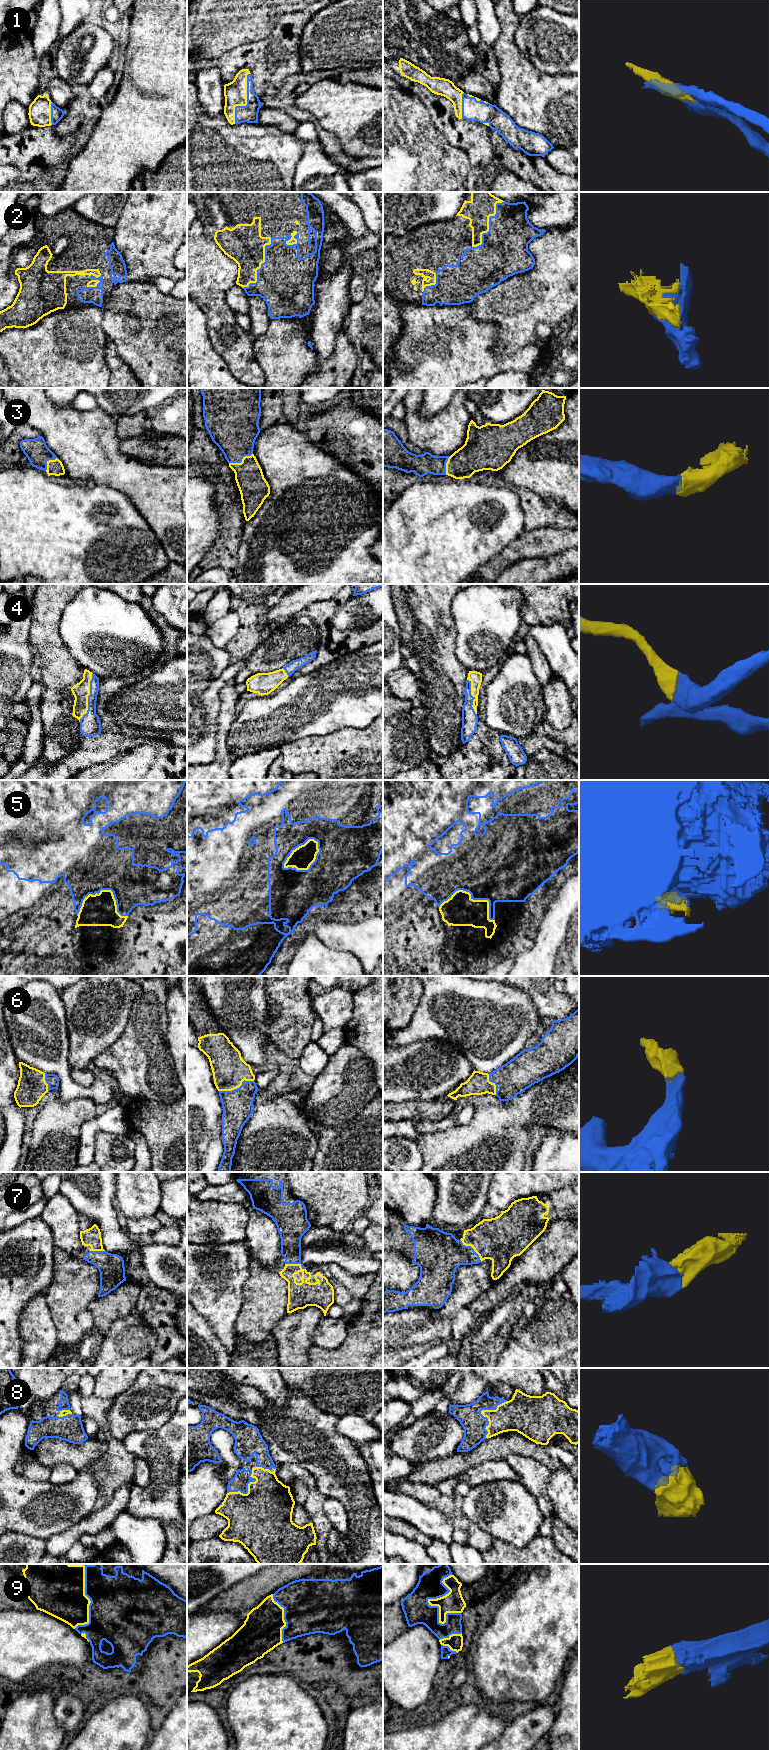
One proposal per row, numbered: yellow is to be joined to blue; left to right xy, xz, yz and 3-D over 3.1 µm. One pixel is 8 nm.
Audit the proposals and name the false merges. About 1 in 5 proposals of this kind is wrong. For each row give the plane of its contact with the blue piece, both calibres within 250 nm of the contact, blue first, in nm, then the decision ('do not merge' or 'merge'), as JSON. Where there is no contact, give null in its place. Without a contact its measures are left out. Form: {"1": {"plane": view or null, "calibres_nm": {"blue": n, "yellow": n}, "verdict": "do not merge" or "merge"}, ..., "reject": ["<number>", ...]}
{"1": {"plane": "xz", "calibres_nm": {"blue": 140, "yellow": 190}, "verdict": "merge"}, "2": {"plane": "xz", "calibres_nm": {"blue": 460, "yellow": 300}, "verdict": "merge"}, "3": {"plane": "xz", "calibres_nm": {"blue": 360, "yellow": 240}, "verdict": "merge"}, "4": {"plane": "xy", "calibres_nm": {"blue": 170, "yellow": 140}, "verdict": "merge"}, "5": {"plane": "xz", "calibres_nm": {"blue": 220, "yellow": 180}, "verdict": "do not merge"}, "6": {"plane": "xz", "calibres_nm": {"blue": 240, "yellow": 280}, "verdict": "merge"}, "7": {"plane": "yz", "calibres_nm": {"blue": 320, "yellow": 360}, "verdict": "merge"}, "8": {"plane": "yz", "calibres_nm": {"blue": 190, "yellow": 240}, "verdict": "merge"}, "9": {"plane": "yz", "calibres_nm": {"blue": 220, "yellow": 170}, "verdict": "merge"}, "reject": ["5"]}

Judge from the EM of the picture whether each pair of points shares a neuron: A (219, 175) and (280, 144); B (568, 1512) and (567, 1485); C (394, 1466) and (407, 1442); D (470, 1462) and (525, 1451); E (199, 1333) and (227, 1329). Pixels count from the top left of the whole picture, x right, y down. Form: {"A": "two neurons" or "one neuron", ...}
{"A": "one neuron", "B": "one neuron", "C": "two neurons", "D": "one neuron", "E": "two neurons"}

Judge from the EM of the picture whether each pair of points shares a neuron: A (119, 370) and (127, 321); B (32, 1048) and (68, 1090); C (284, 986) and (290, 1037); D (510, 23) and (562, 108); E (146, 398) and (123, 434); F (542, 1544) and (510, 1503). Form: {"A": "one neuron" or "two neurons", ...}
{"A": "two neurons", "B": "one neuron", "C": "one neuron", "D": "one neuron", "E": "two neurons", "F": "two neurons"}

